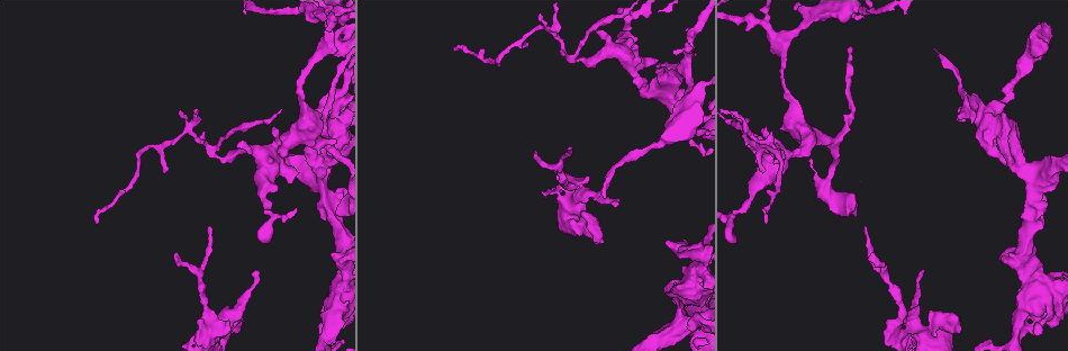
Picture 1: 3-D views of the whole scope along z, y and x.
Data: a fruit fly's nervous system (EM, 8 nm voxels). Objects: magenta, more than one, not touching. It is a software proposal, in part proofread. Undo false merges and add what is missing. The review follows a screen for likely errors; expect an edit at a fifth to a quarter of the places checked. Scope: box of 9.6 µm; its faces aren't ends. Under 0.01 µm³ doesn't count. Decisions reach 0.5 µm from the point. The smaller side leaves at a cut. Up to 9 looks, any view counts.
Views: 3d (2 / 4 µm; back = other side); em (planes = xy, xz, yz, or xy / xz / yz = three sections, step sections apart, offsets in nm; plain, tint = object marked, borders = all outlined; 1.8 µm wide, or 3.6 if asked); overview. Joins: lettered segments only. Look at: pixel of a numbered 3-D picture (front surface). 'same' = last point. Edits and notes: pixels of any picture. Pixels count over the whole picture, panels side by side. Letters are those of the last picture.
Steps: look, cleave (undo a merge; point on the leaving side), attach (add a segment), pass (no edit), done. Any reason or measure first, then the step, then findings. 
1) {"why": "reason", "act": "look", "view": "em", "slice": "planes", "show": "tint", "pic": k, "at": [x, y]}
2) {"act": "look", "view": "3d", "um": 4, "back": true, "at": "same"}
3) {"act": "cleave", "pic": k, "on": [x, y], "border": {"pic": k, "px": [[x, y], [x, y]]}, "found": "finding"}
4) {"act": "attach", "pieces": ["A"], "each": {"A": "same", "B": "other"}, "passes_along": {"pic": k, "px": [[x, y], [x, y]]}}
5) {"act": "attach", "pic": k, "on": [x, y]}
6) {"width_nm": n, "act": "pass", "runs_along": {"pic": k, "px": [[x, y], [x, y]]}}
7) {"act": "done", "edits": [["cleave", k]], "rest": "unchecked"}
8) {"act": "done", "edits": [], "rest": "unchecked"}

{"why": "an open end", "act": "look", "view": "3d", "um": 2, "pic": 1, "at": [318, 154]}

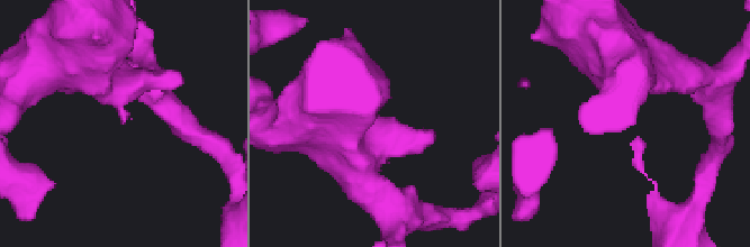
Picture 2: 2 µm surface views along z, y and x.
{"why": "shape alone is not enough", "act": "look", "view": "em", "slice": "yz", "step": 4, "show": "plain", "pic": 2, "at": [124, 124]}

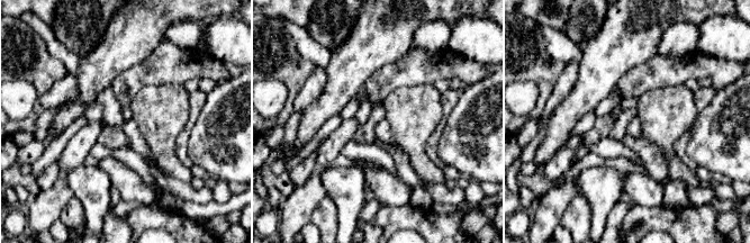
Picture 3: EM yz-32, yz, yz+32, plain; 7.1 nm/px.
{"why": "what lies round it", "act": "look", "view": "em", "slice": "yz", "step": 4, "show": "borders", "at": "same"}

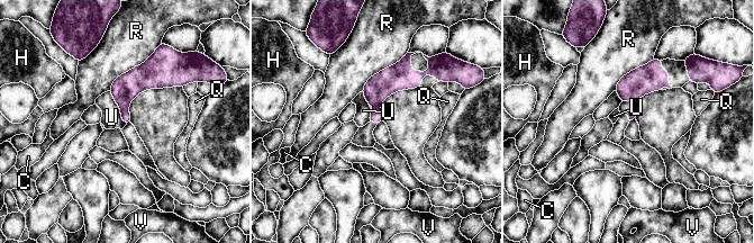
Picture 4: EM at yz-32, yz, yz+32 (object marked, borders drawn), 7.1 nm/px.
{"longest_contact_nm": ["R", 420], "act": "pass", "each": {"C": "other", "H": "other", "Q": "other", "R": "other", "U": "other", "V": "other"}, "border": {"pic": 4, "px": [[109, 90], [126, 124]]}, "found": "none of them fits"}

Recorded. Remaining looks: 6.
{"why": "a narrow waist", "act": "look", "view": "em", "slice": "planes", "show": "borders", "pic": 1, "at": [1040, 309]}

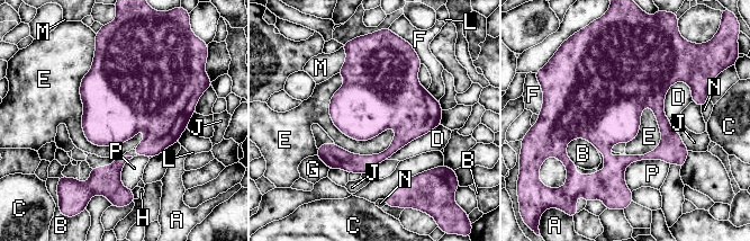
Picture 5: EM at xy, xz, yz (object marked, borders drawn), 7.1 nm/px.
{"act": "pass", "each": {"A": "other", "B": "other", "C": "other", "D": "other", "E": "other", "F": "other", "G": "other", "H": "other", "J": "other", "L": "other", "M": "other", "N": "other", "P": "other"}, "found": "one neuron here"}

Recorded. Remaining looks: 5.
{"why": "branch point", "act": "look", "view": "3d", "um": 4, "pic": 1, "at": [320, 185]}

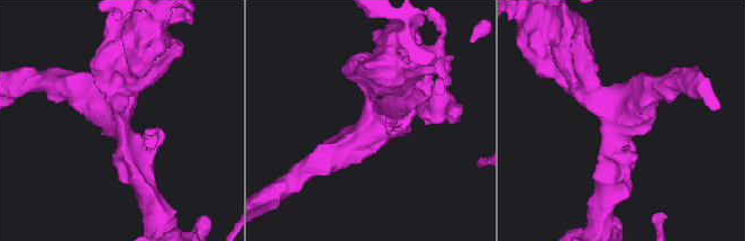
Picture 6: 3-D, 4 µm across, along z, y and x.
{"arms": 3, "arm_widths_nm": [200, 240, 380], "why": "now the EM", "act": "look", "view": "em", "slice": "yz", "step": 16, "show": "tint", "pic": 6, "at": [373, 119]}

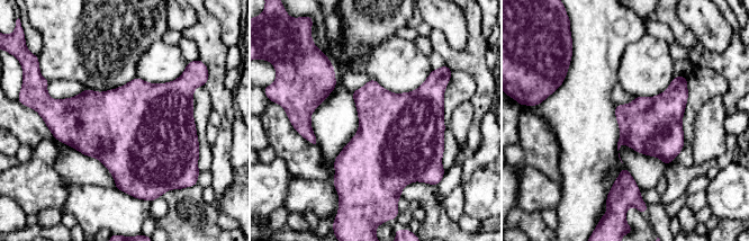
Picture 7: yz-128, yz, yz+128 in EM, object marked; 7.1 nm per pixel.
{"act": "look", "view": "em", "slice": "planes", "show": "borders", "at": "same"}

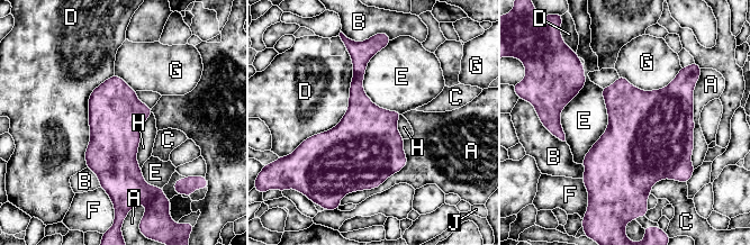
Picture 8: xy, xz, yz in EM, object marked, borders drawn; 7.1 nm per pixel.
{"longest_contact_nm": ["D", 750], "act": "pass", "each": {"A": "other", "B": "other", "C": "other", "D": "other", "E": "other", "F": "other", "G": "other", "H": "other", "J": "other"}, "border": {"pic": 8, "px": [[388, 44], [363, 91], [401, 114]]}, "found": "continuous, no second neuron"}

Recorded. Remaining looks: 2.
{"act": "done", "edits": [], "rest": "unchecked"}

